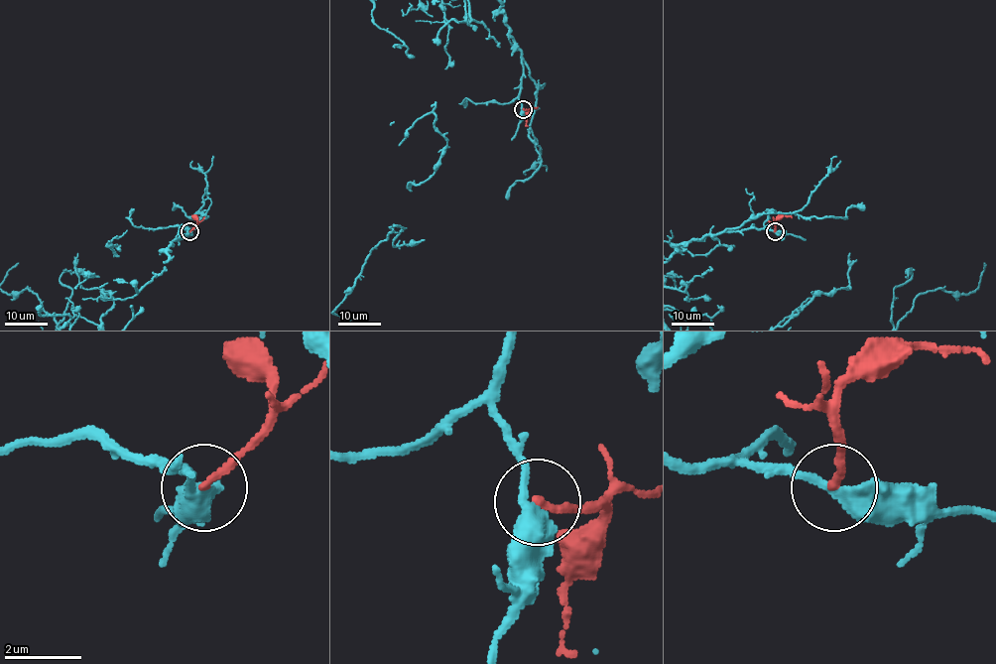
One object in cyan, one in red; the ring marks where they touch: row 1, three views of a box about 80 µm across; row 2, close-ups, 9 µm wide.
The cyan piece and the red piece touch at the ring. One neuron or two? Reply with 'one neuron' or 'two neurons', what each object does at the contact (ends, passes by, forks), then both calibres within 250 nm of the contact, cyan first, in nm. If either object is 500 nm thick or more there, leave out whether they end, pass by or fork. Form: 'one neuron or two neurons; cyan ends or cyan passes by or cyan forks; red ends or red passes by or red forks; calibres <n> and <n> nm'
two neurons; cyan passes by; red ends; calibres 440 and 200 nm

